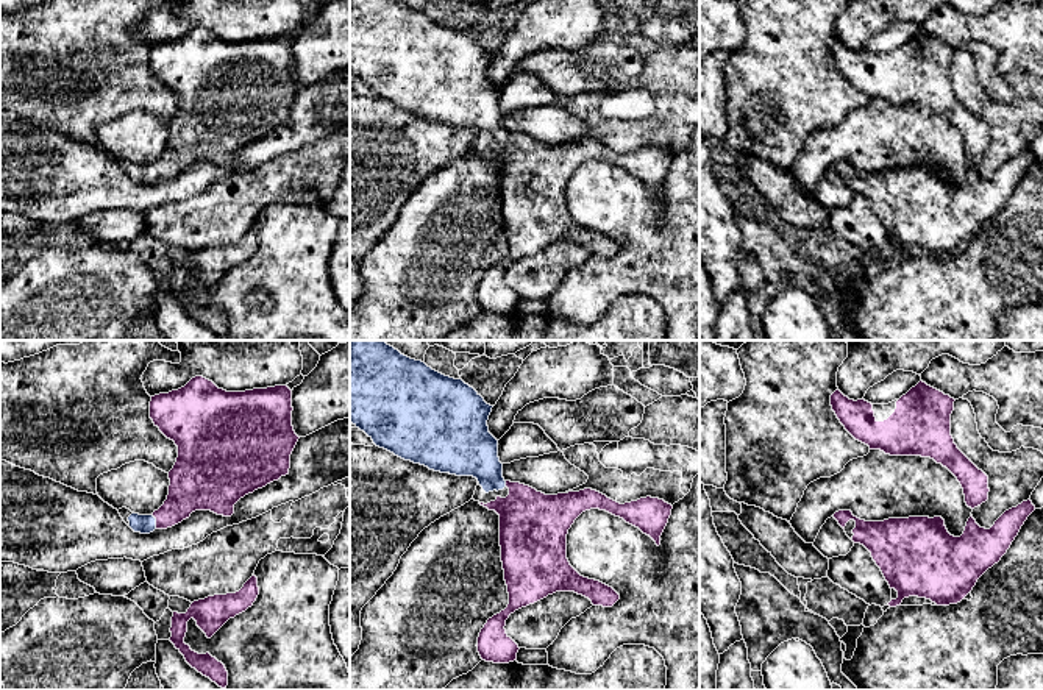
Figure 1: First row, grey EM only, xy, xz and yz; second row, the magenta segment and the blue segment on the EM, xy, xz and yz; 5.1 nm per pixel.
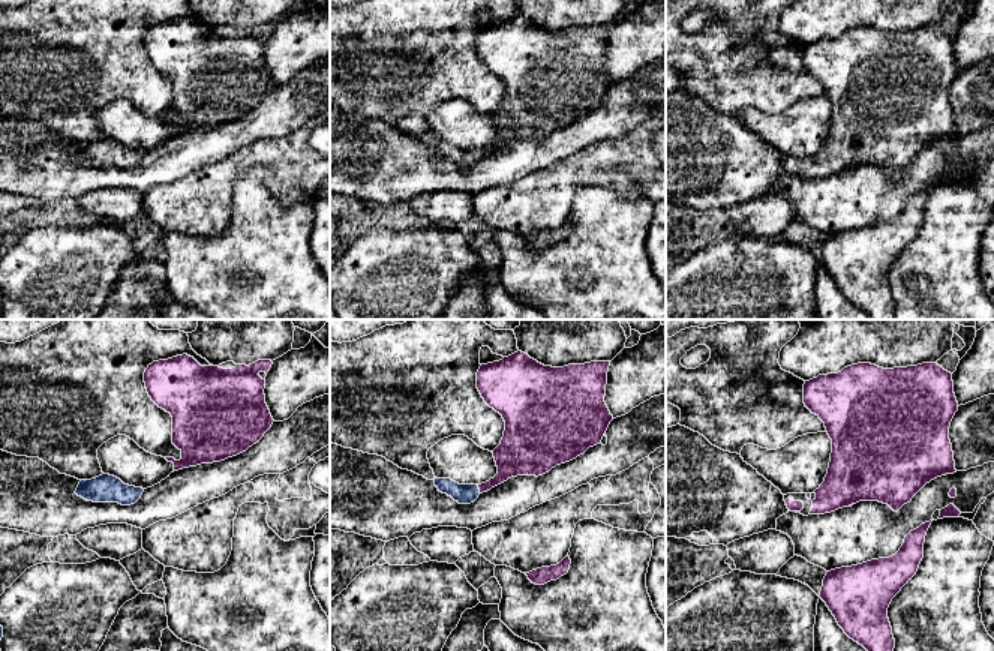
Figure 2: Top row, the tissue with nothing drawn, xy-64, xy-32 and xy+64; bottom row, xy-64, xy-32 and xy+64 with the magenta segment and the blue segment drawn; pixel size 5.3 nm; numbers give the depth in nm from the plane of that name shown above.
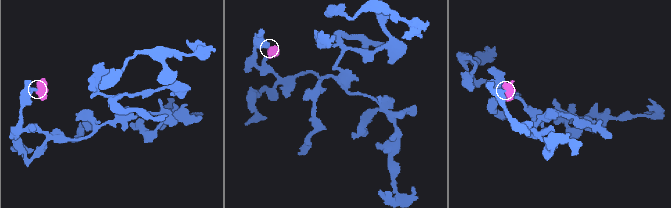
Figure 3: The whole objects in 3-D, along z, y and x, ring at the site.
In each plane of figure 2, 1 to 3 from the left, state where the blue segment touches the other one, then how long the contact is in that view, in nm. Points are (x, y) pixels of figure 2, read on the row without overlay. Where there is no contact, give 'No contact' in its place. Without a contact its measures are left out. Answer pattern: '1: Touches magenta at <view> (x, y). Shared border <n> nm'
1: No contact
2: Touches magenta at xy-32 (479, 152). Shared border 50 nm
3: No contact

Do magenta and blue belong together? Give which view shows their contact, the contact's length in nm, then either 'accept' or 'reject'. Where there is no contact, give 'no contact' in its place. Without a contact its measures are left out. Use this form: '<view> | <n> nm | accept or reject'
xy | 80 nm | accept

